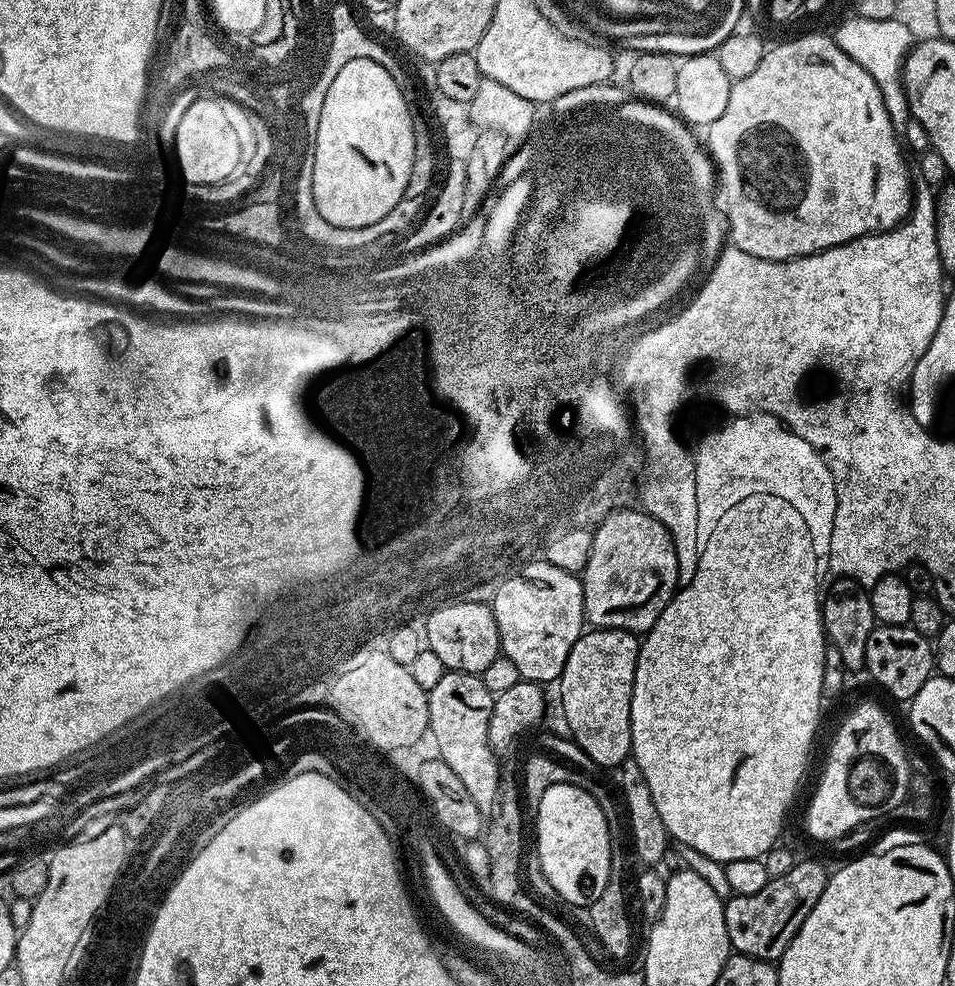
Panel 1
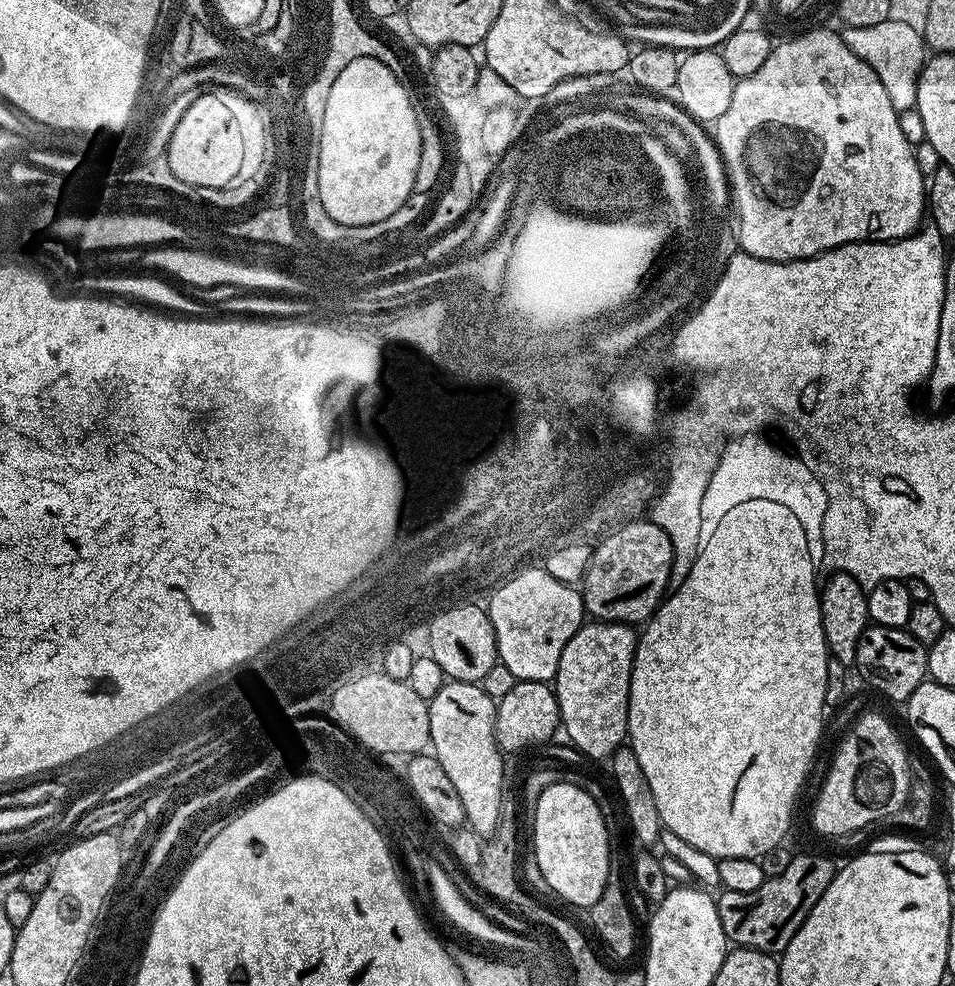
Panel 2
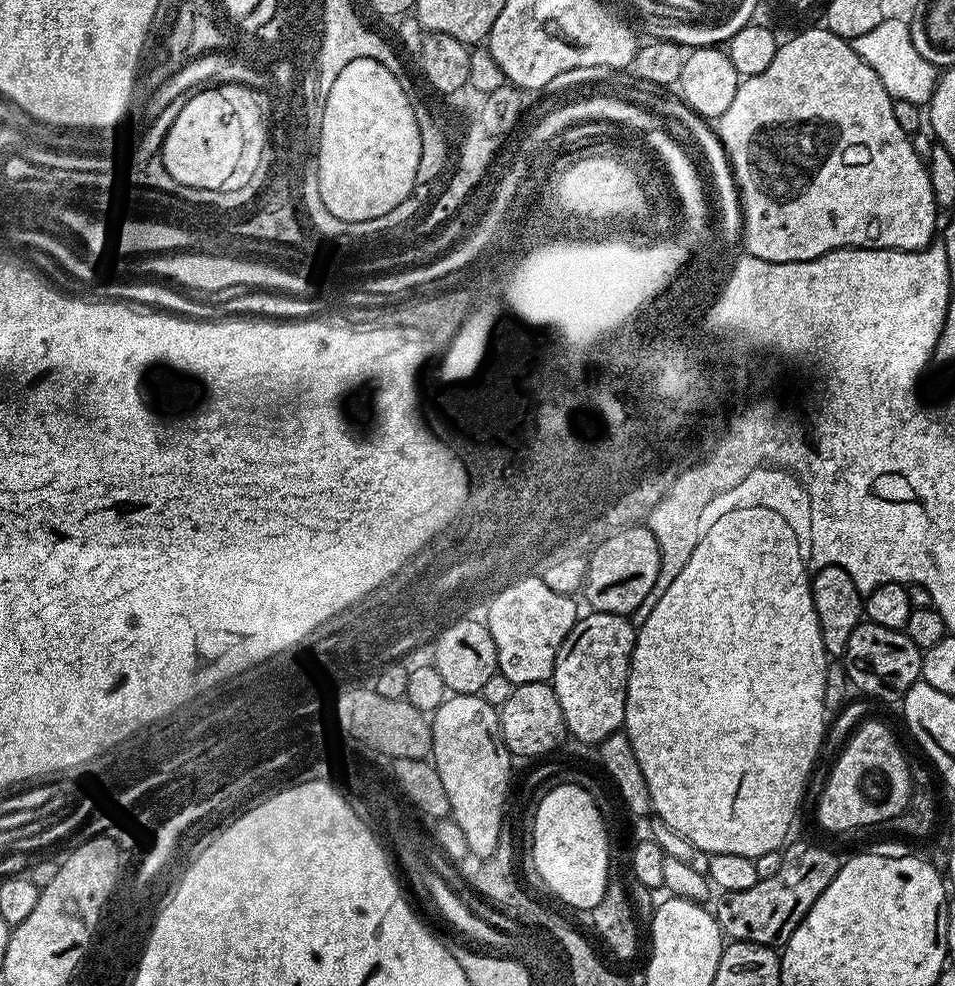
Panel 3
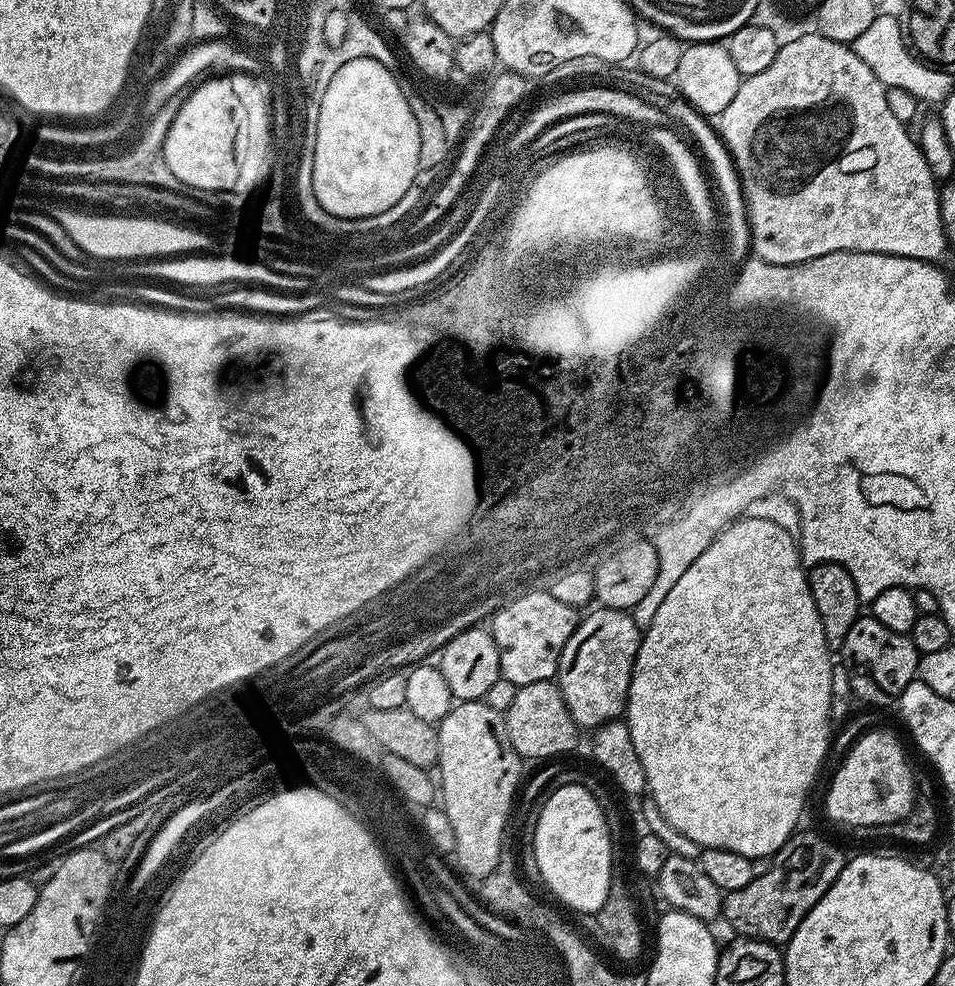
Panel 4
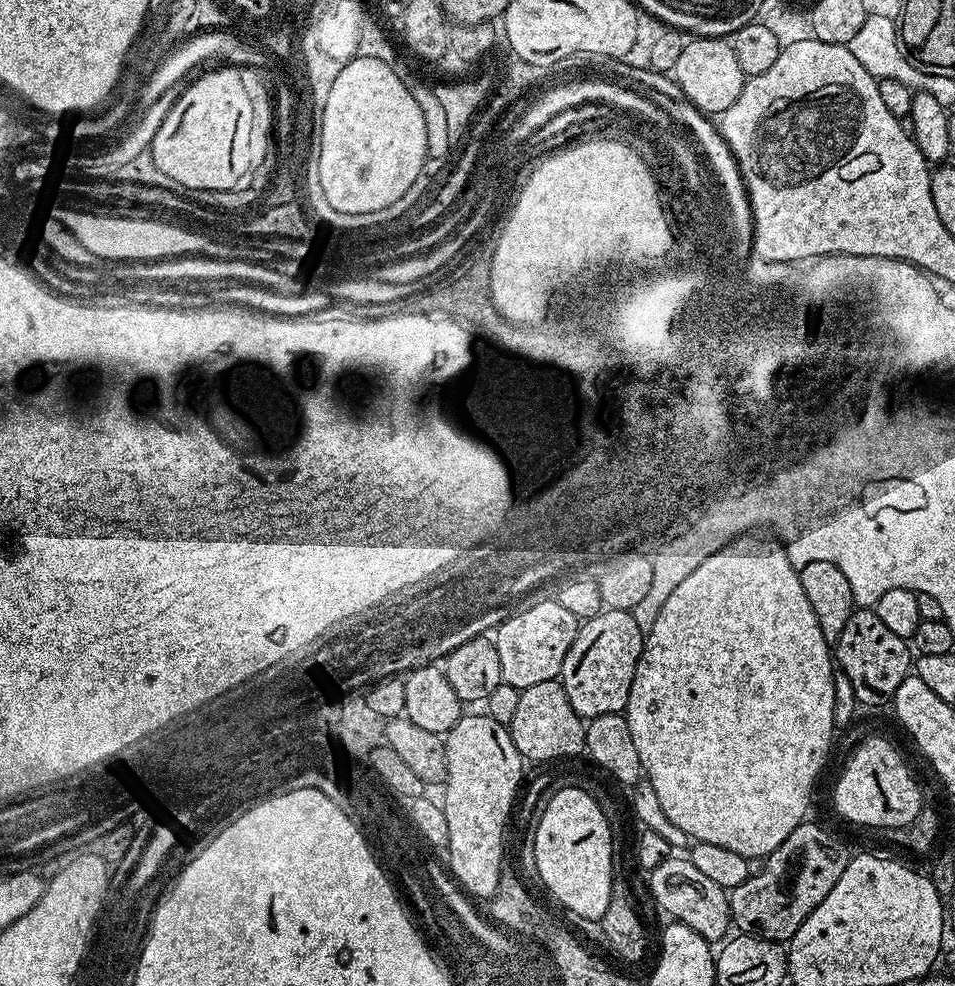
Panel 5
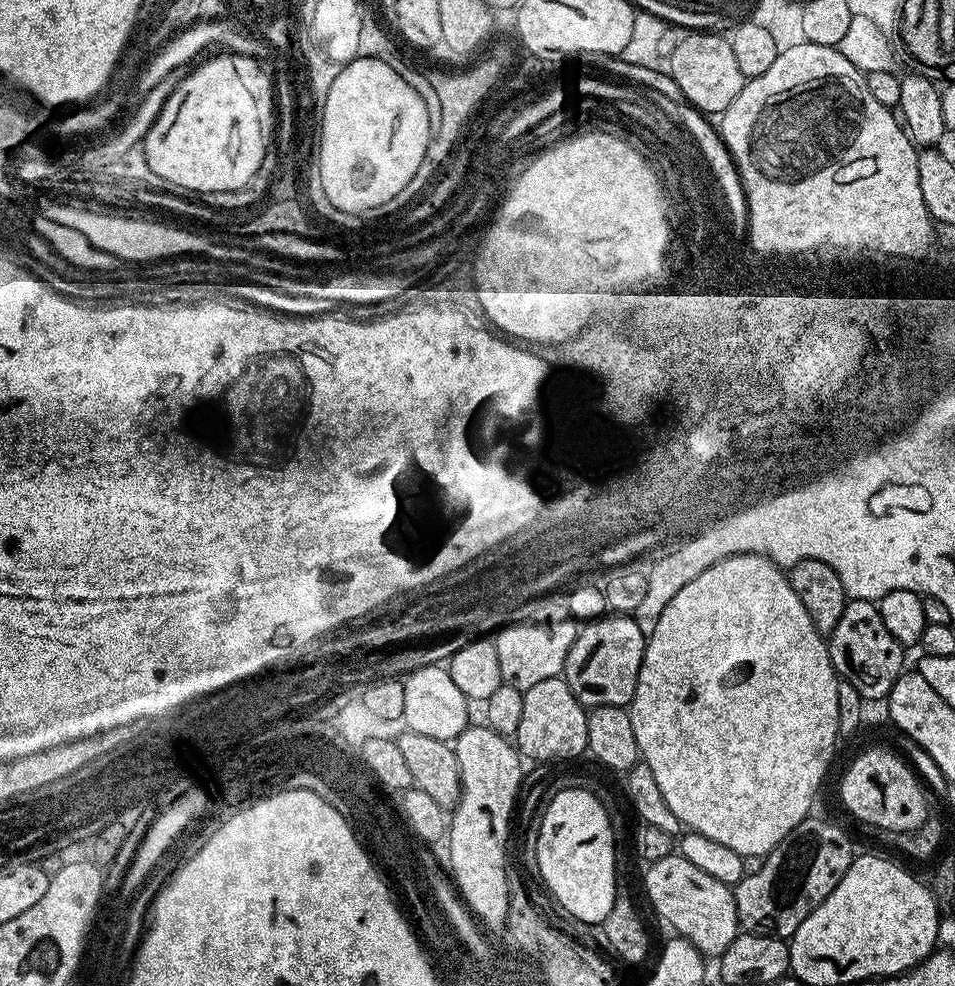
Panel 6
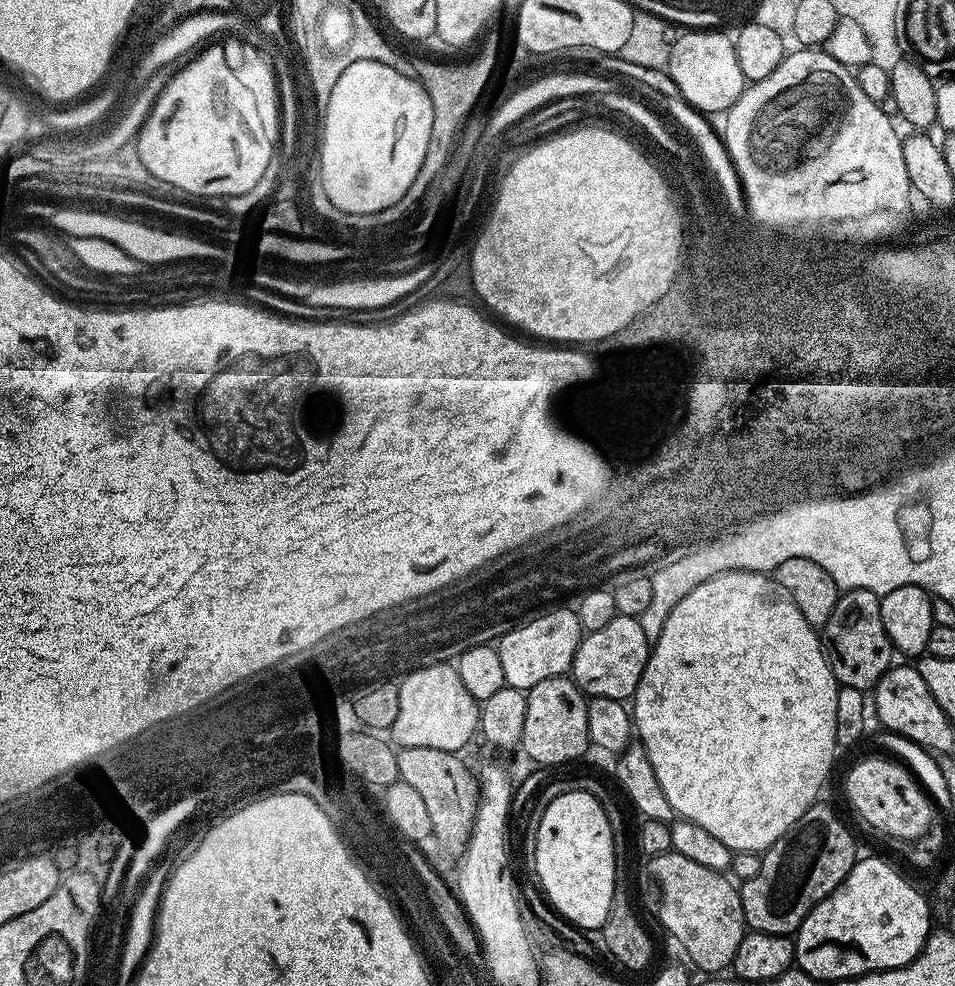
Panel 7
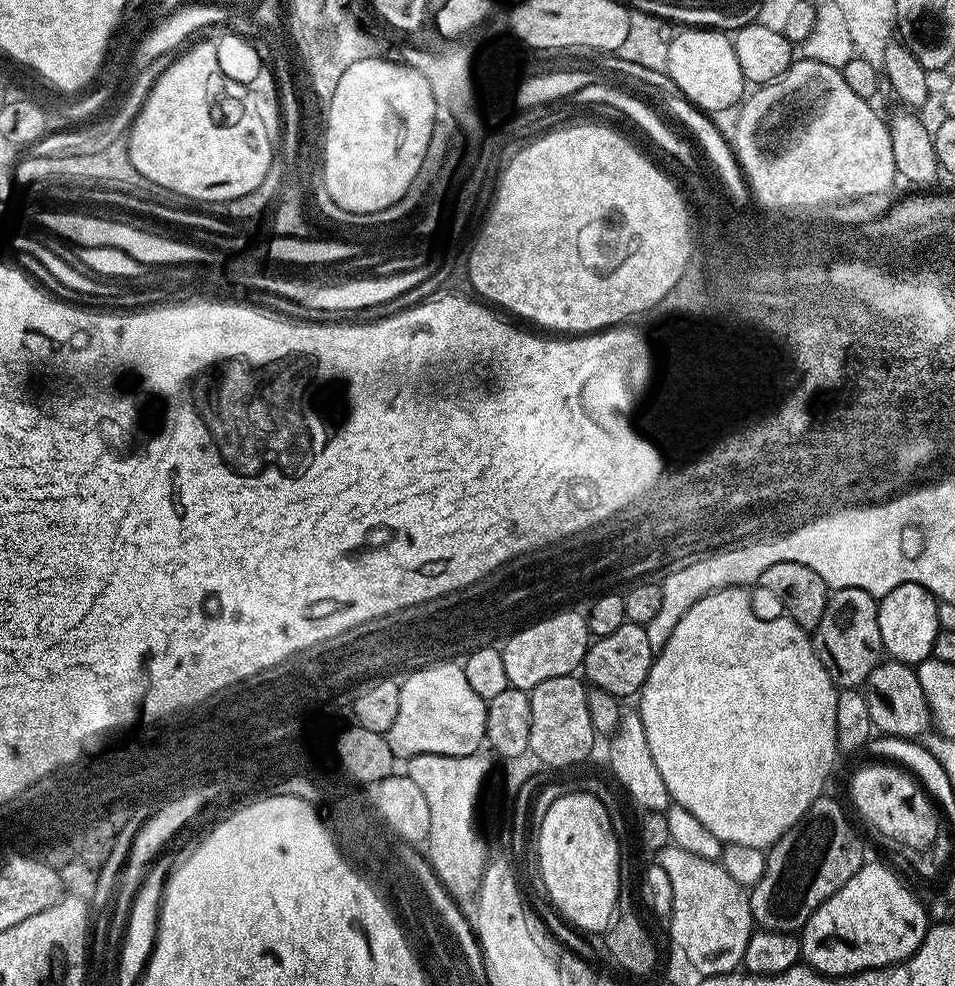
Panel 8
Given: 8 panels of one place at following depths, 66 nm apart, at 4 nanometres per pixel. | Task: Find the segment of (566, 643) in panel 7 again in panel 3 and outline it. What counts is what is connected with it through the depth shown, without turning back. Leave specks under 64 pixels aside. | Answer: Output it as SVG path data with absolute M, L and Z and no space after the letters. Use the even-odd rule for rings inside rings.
M539 575L521 577L487 601L486 623L494 638L496 667L513 686L551 681L558 650L578 619L574 601L550 590Z

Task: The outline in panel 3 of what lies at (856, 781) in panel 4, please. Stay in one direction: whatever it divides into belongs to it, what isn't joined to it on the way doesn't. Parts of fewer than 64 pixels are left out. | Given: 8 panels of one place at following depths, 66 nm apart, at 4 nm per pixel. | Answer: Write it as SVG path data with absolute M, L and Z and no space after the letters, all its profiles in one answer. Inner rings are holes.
M864 724L849 738L828 776L828 785L820 796L820 824L828 832L848 832L851 828L868 828L871 824L878 826L883 820L898 815L907 806L913 791L914 783L908 777L904 752L896 745L891 730L884 724Z

